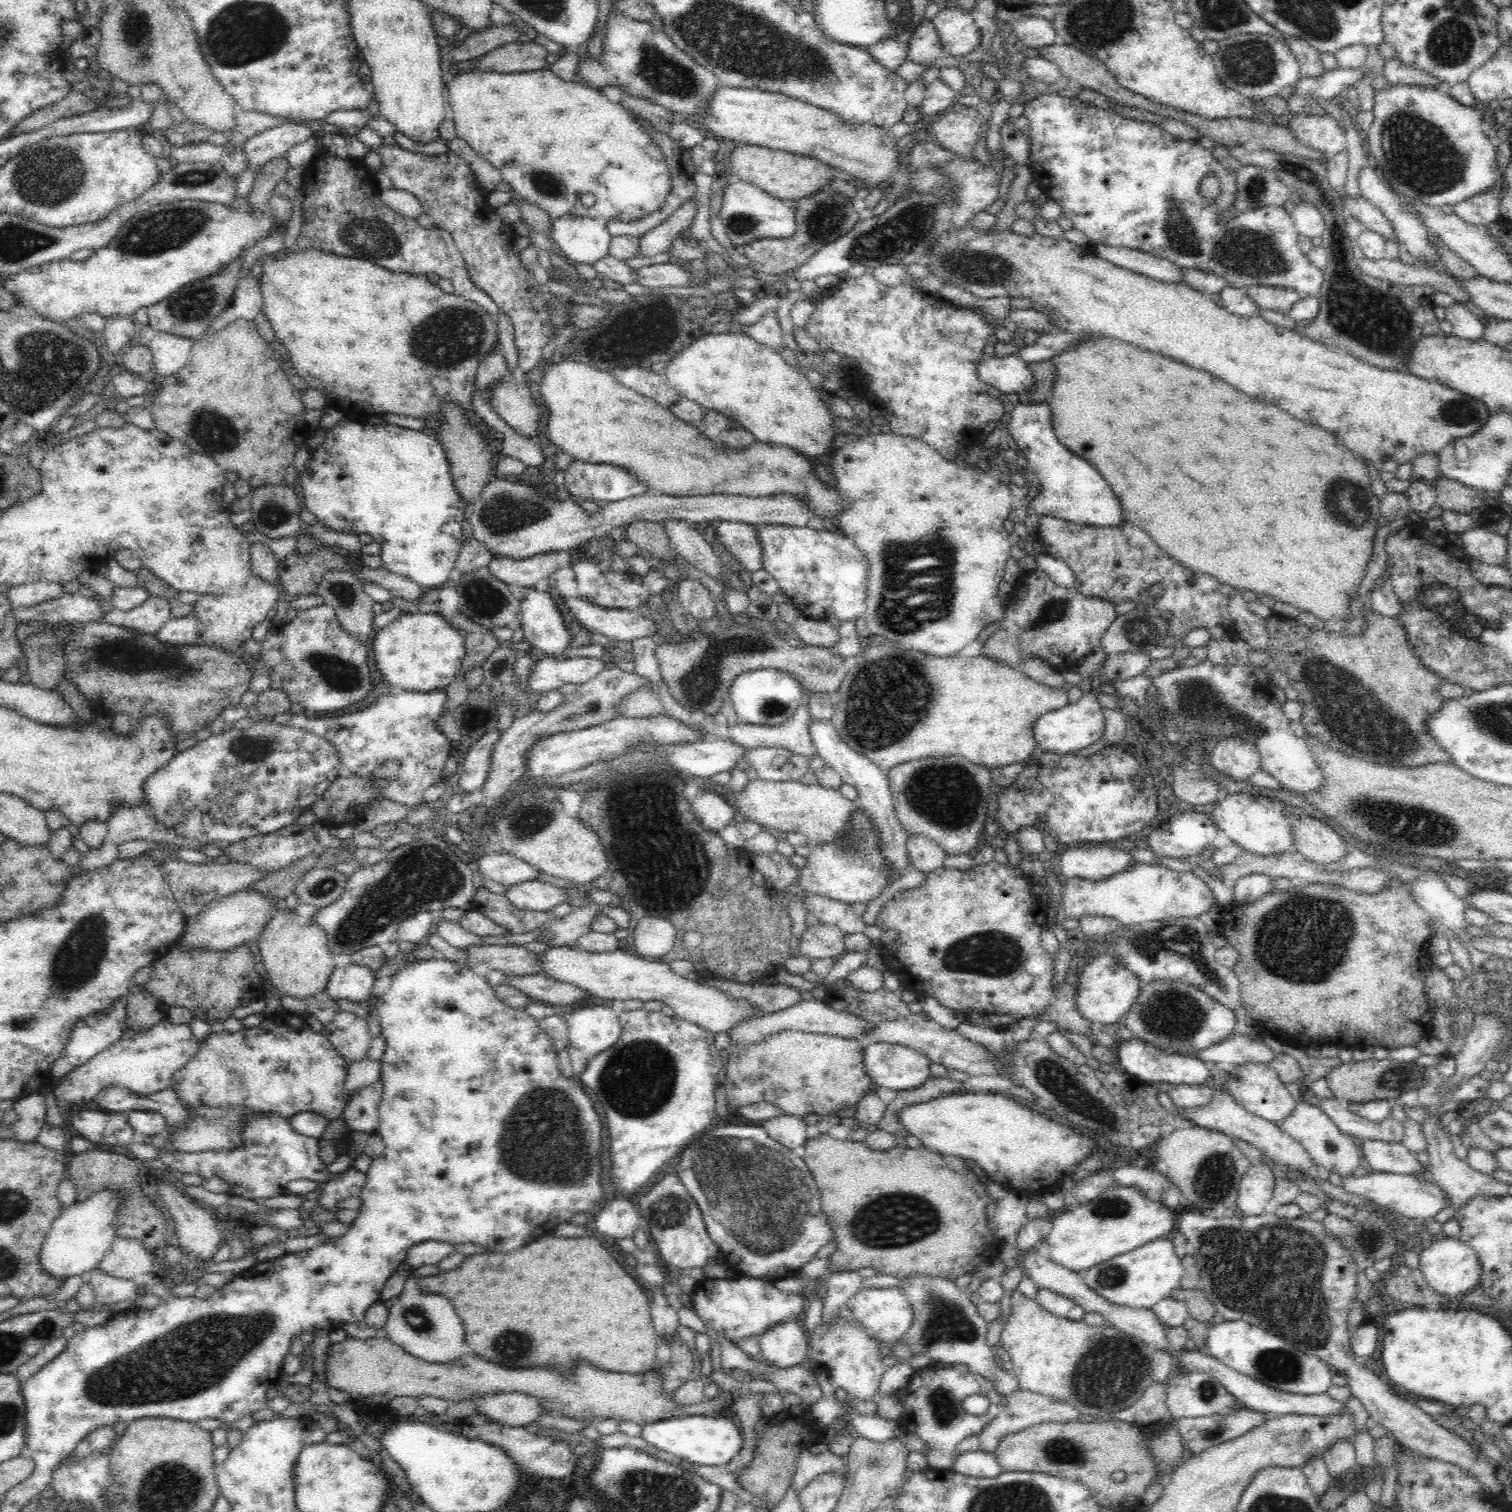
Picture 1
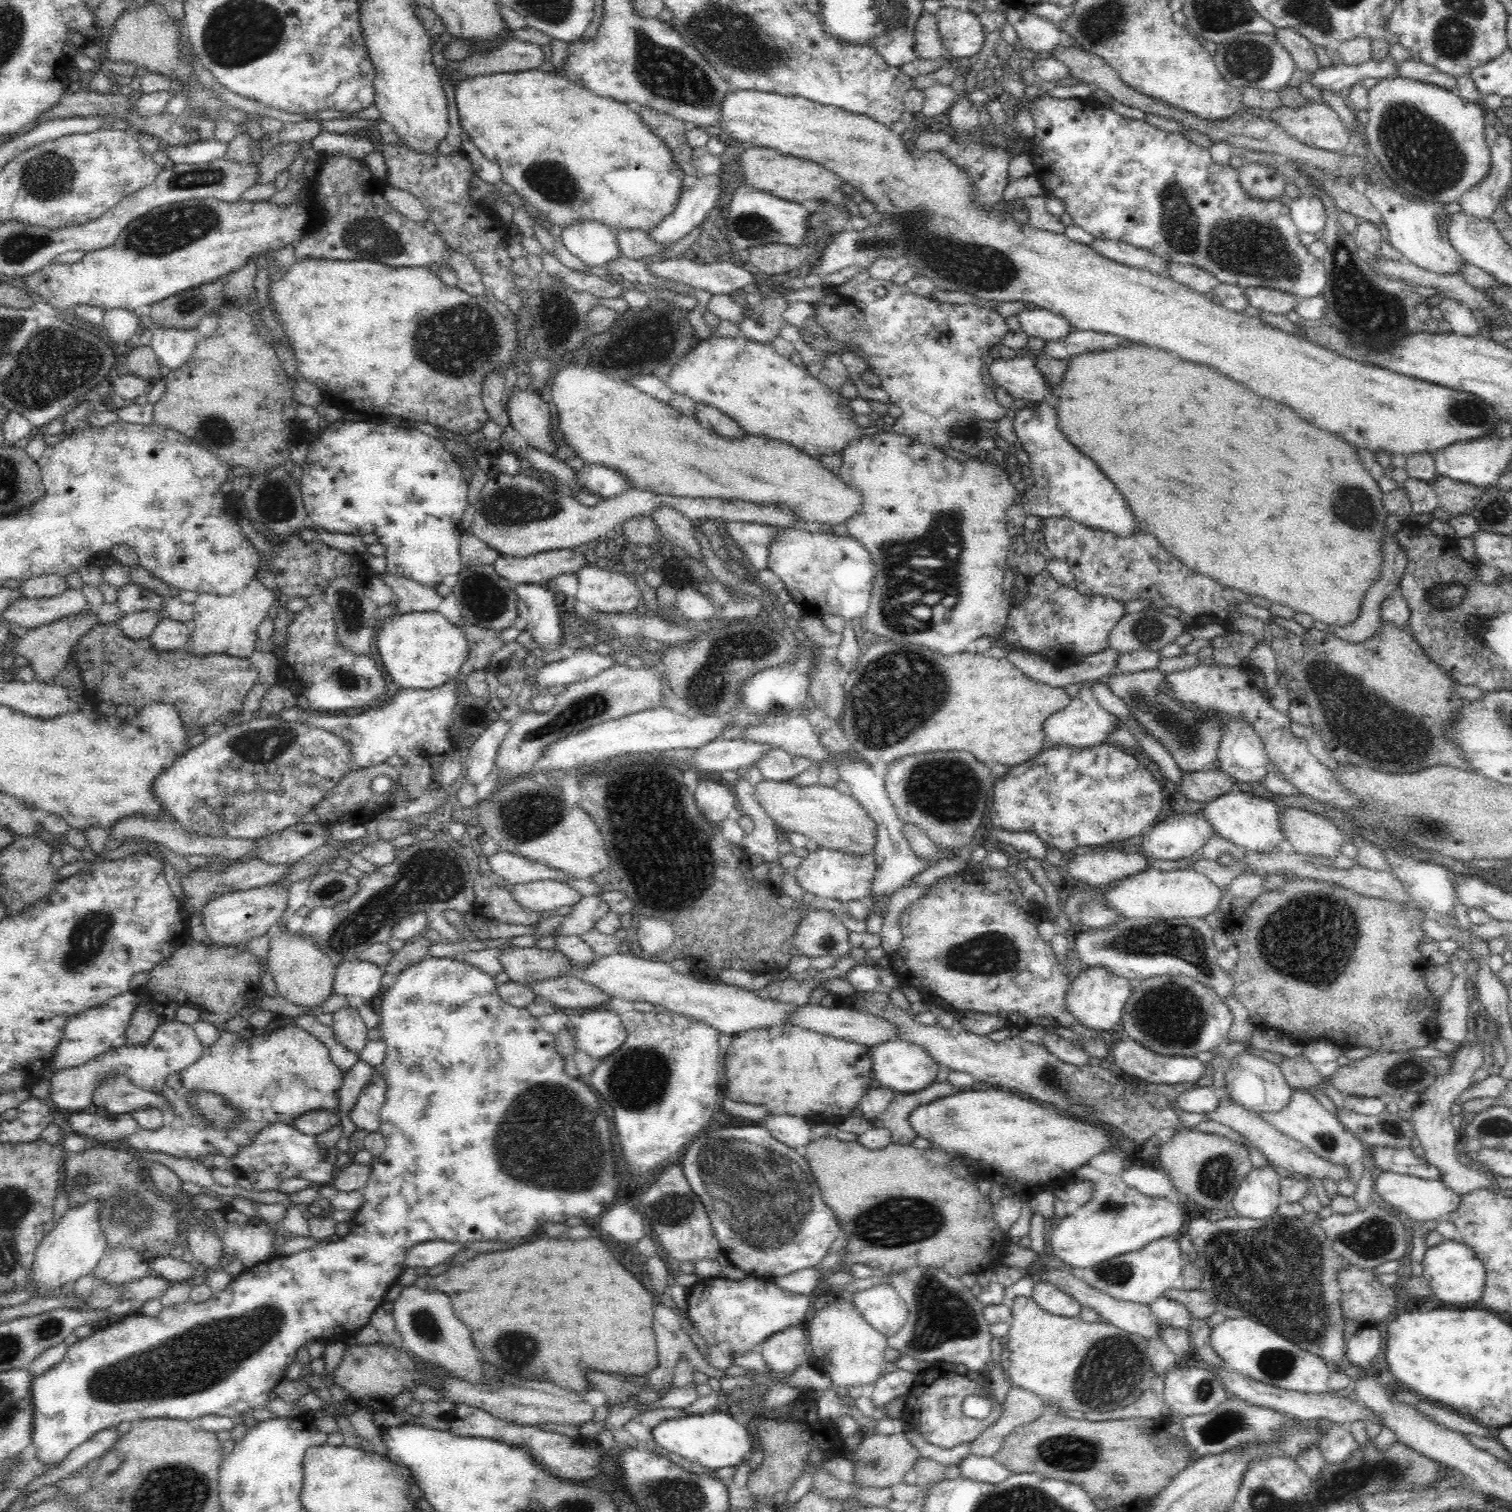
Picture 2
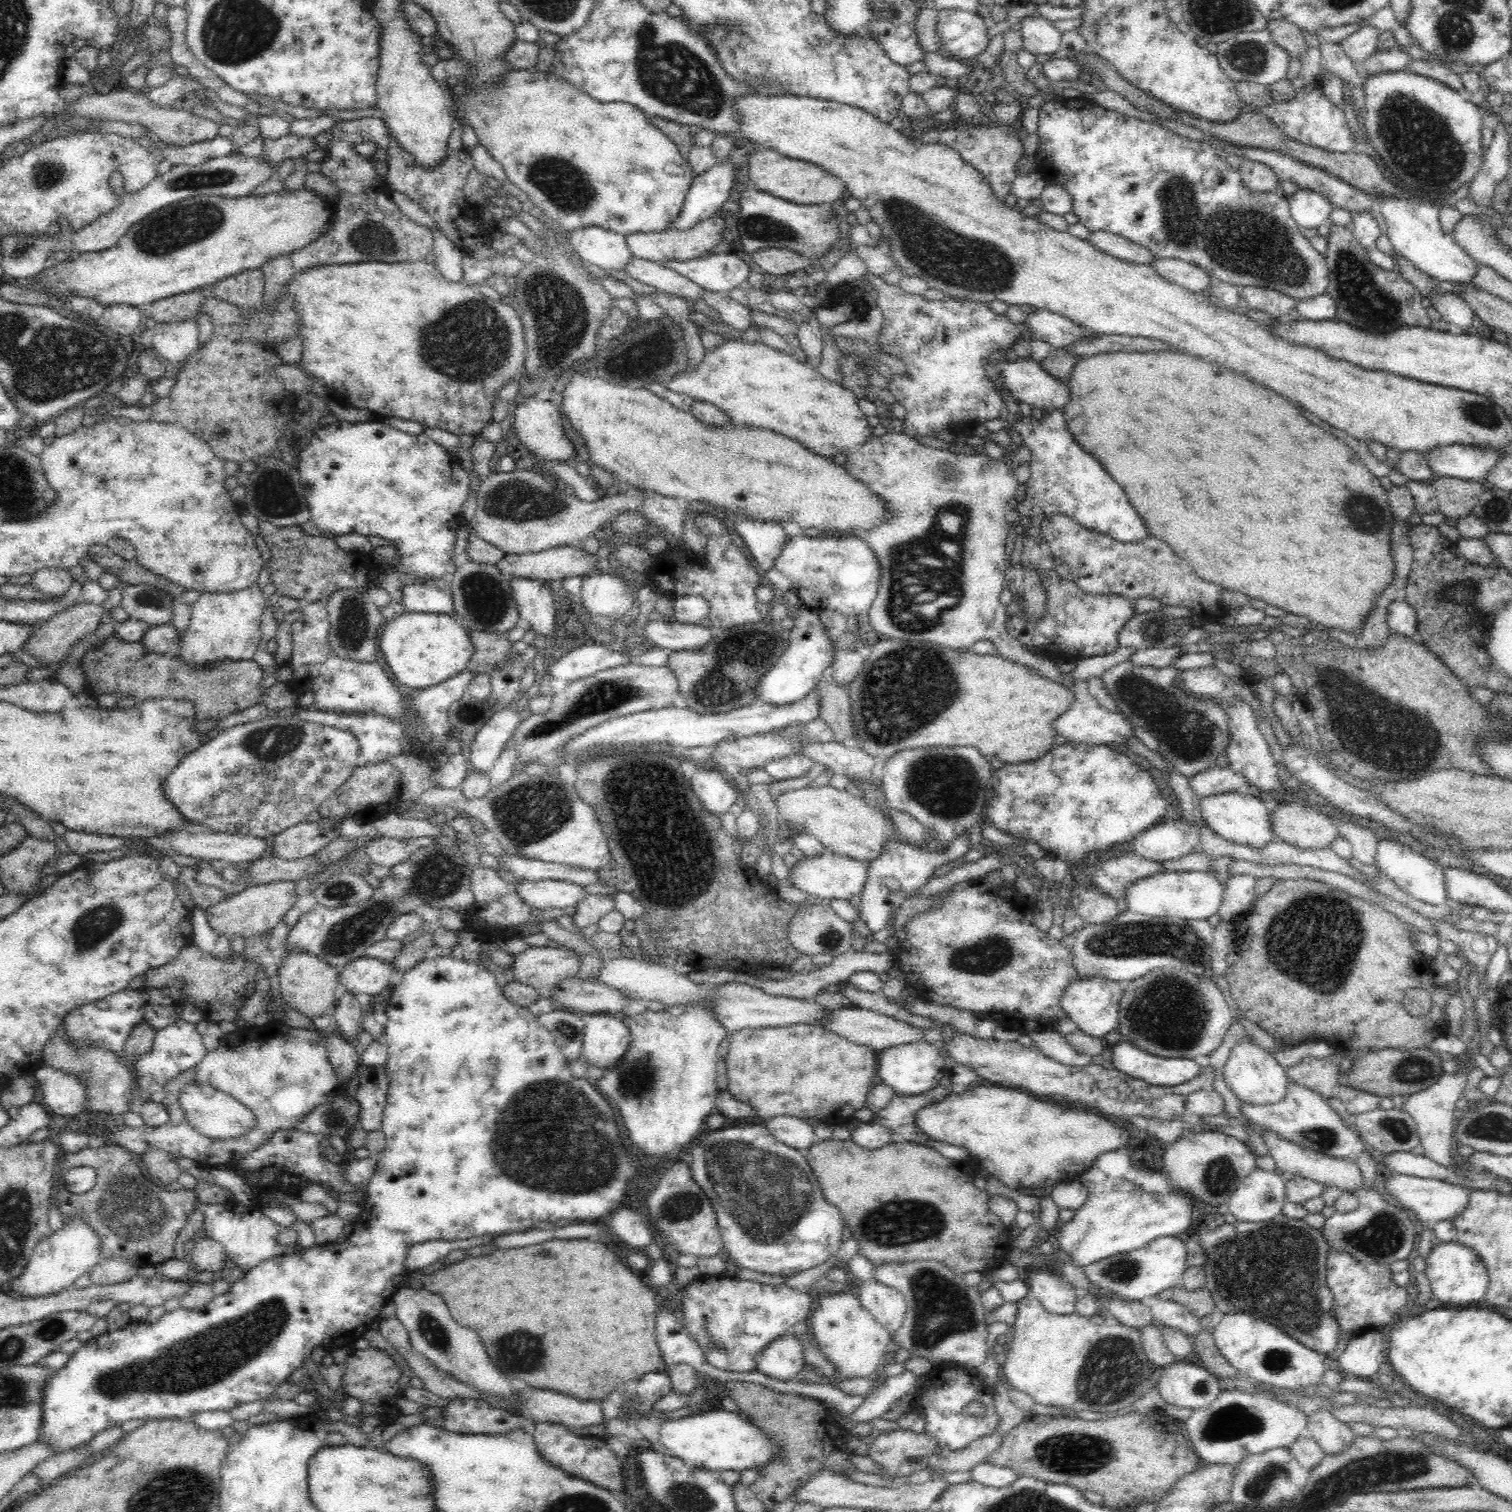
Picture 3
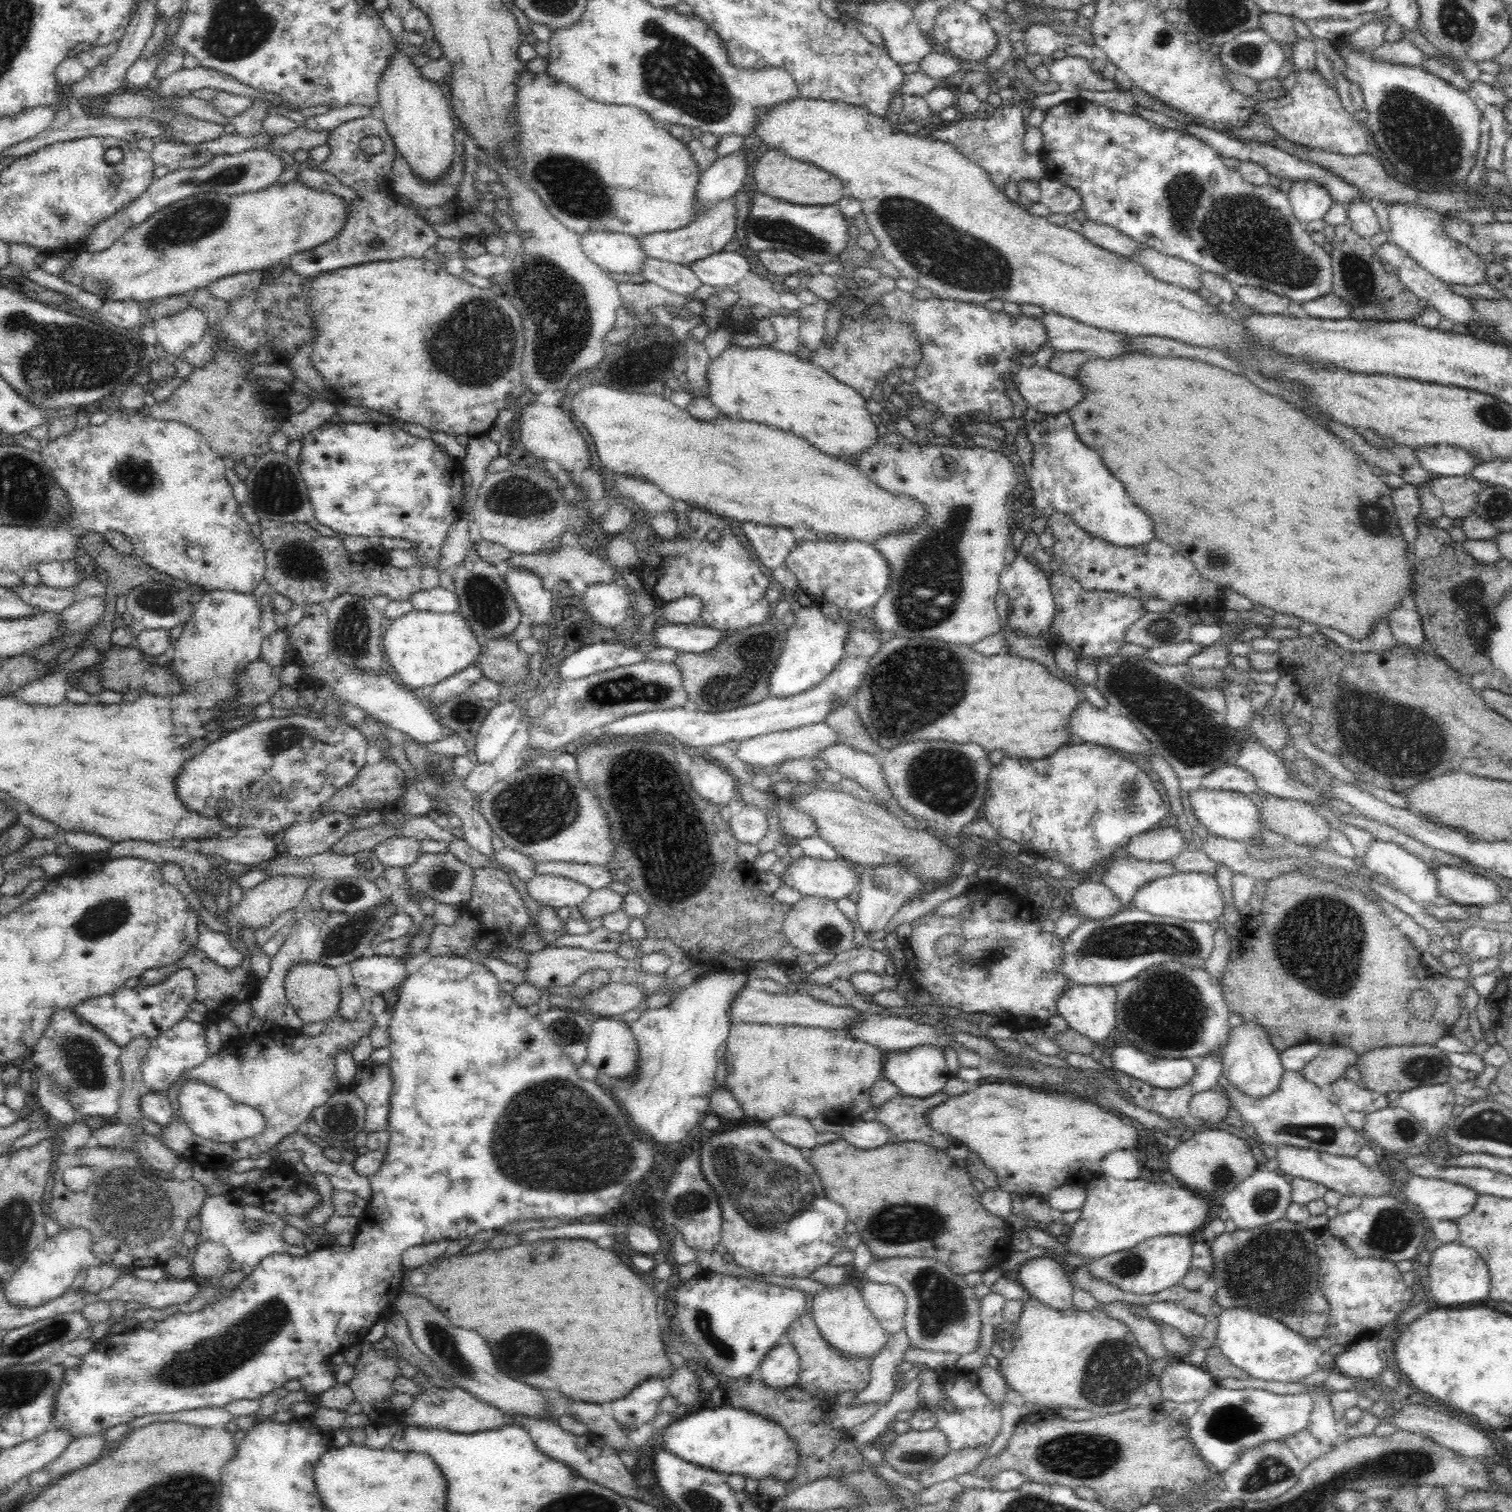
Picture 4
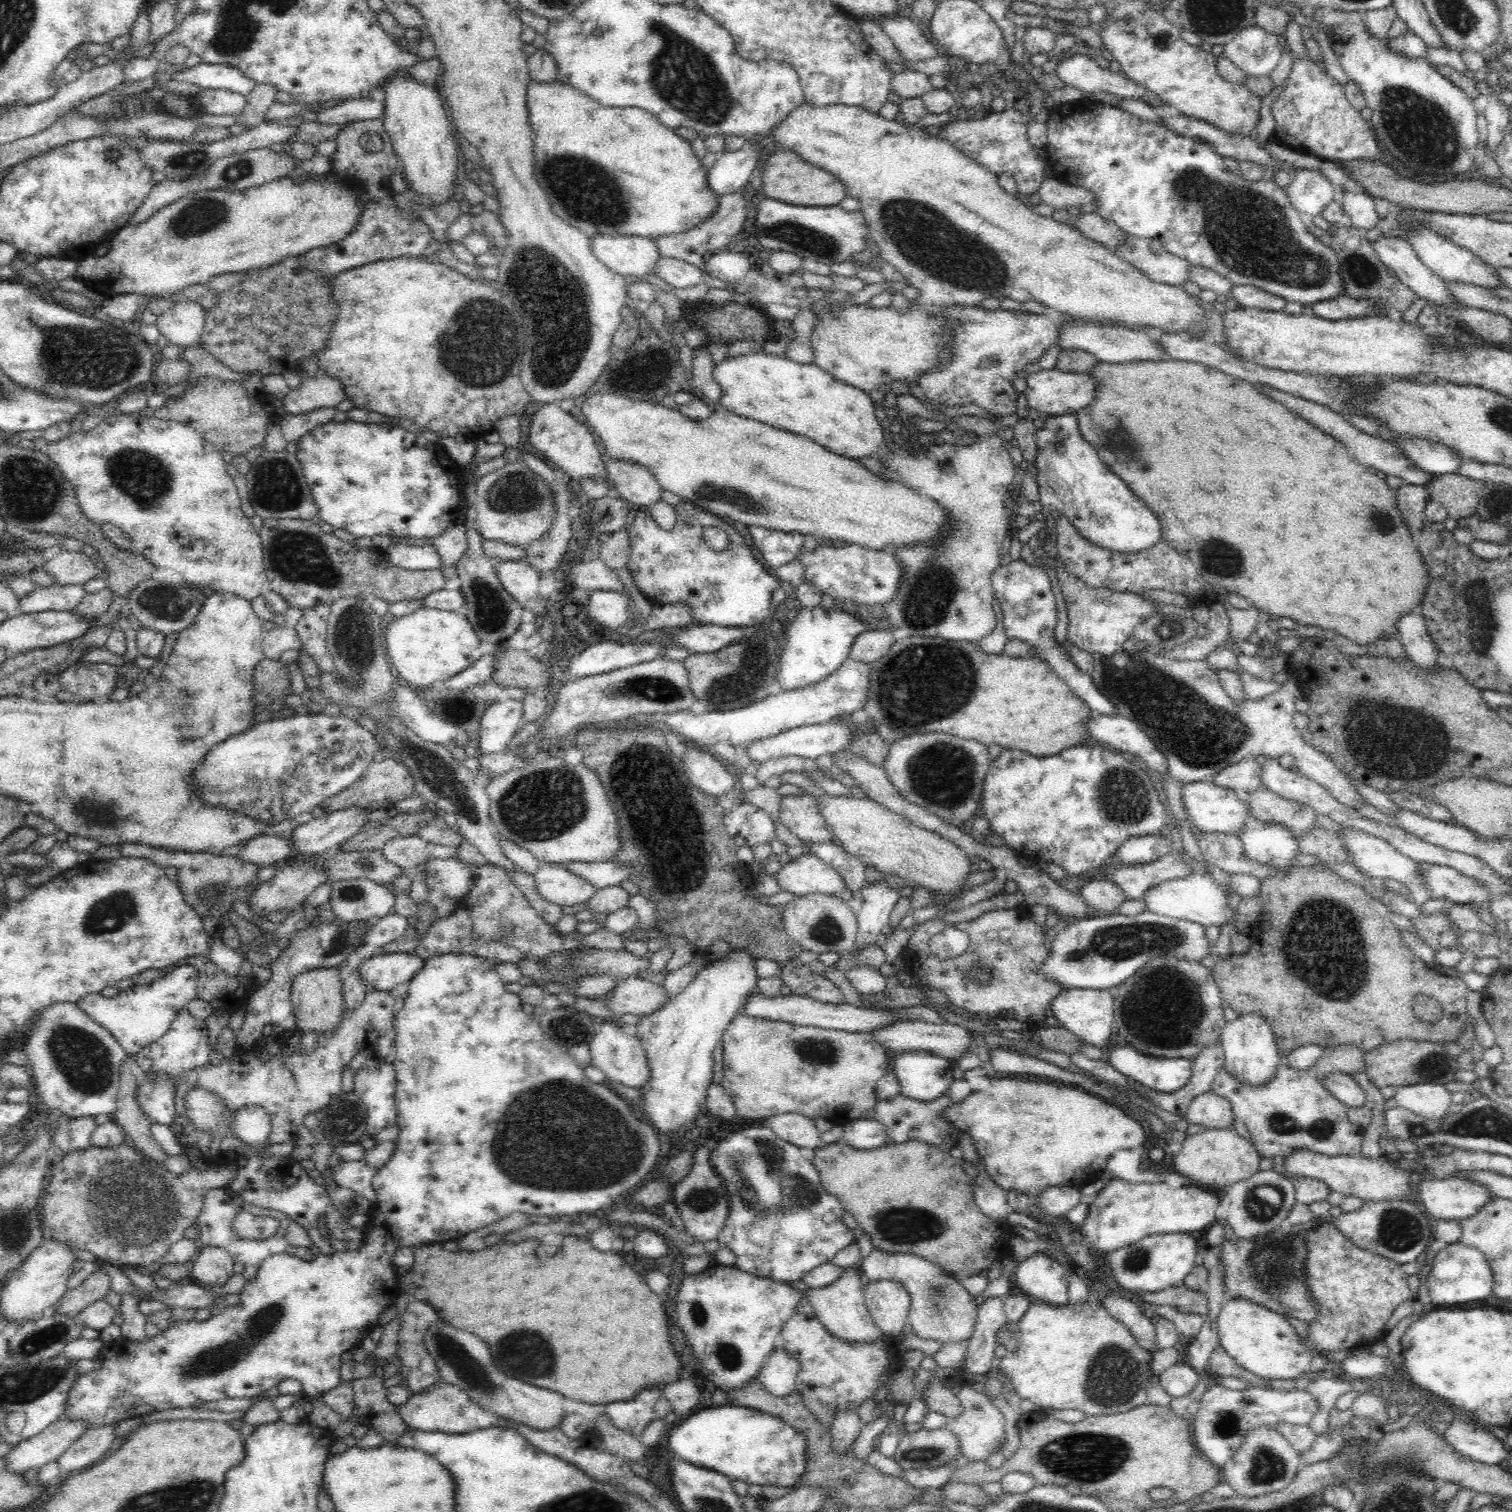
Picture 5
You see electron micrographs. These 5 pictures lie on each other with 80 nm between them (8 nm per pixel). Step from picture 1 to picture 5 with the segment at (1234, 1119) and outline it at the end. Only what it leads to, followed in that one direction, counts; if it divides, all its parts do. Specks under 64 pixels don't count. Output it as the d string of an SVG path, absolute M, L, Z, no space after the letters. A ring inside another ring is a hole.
M1294 1150L1283 1157L1287 1174L1293 1177L1310 1177L1324 1181L1330 1190L1352 1195L1366 1200L1404 1200L1414 1201L1414 1188L1410 1187L1410 1178L1404 1170L1392 1164L1391 1157L1380 1156L1366 1159L1360 1155L1330 1156L1312 1150Z

